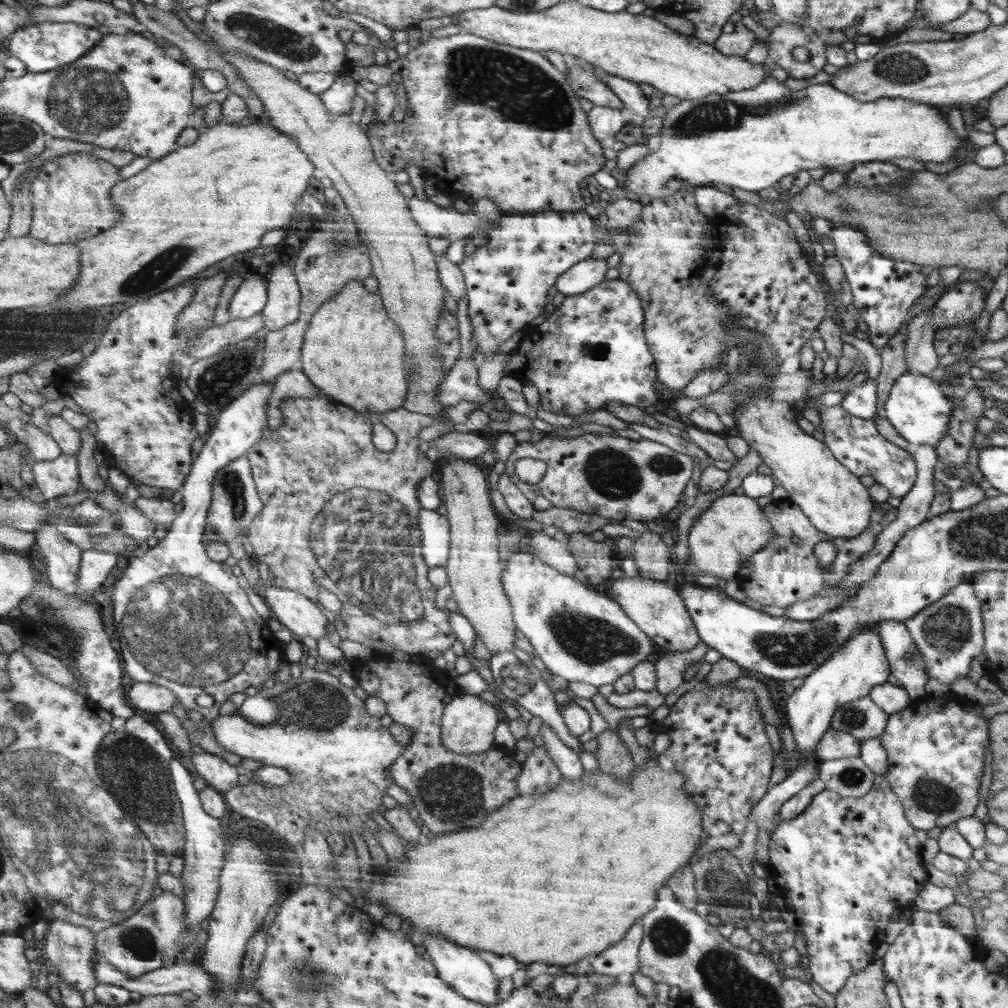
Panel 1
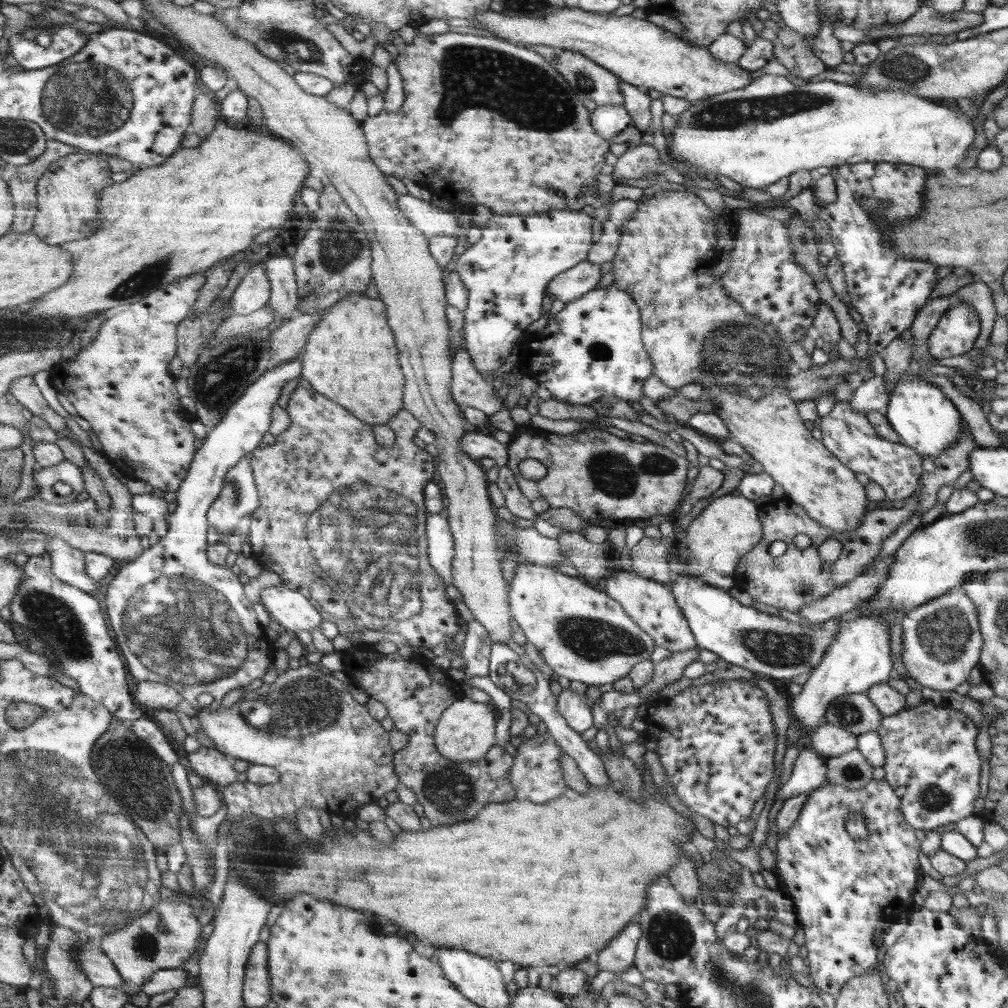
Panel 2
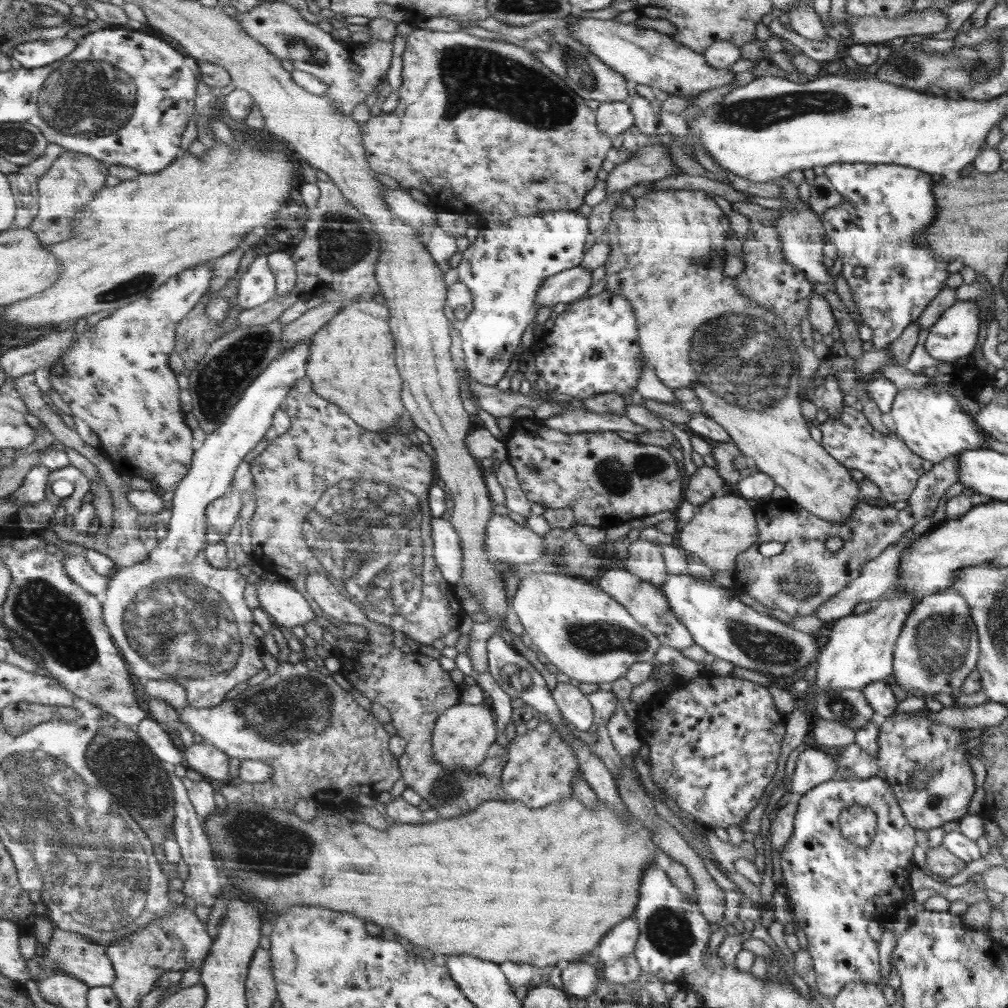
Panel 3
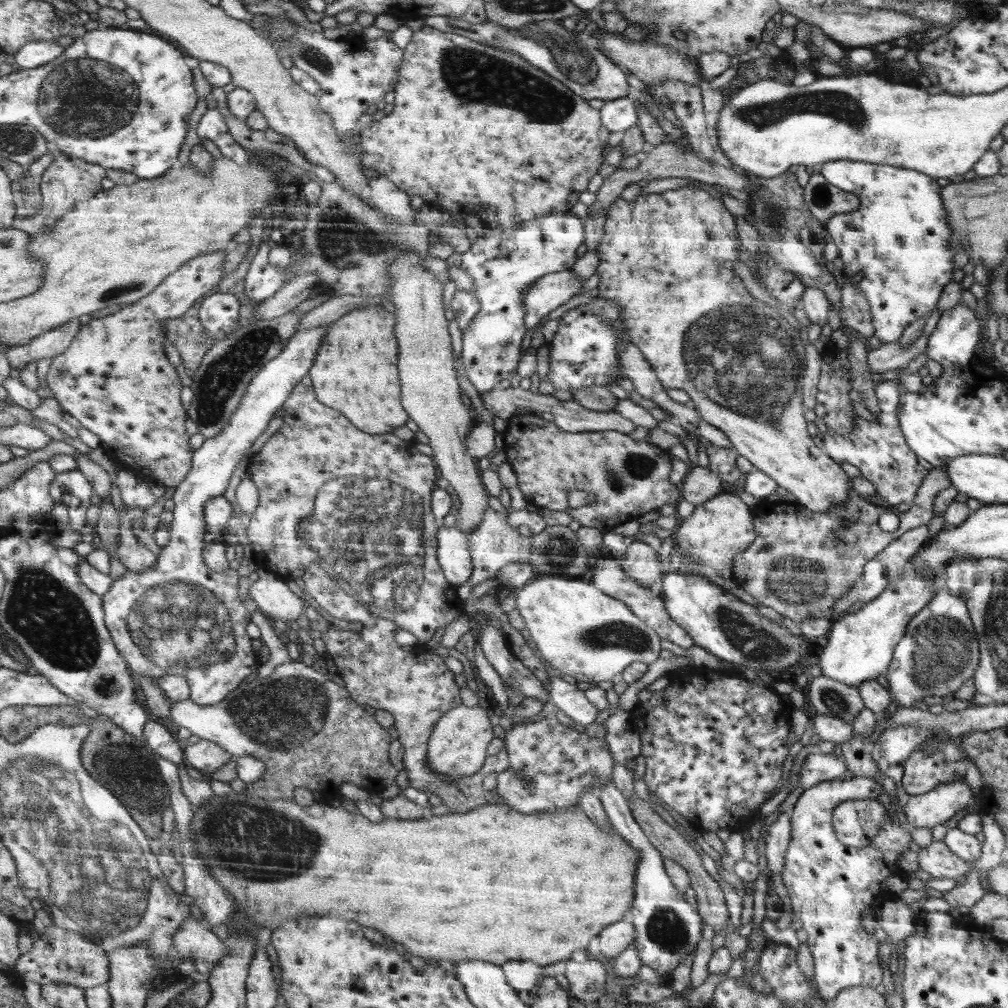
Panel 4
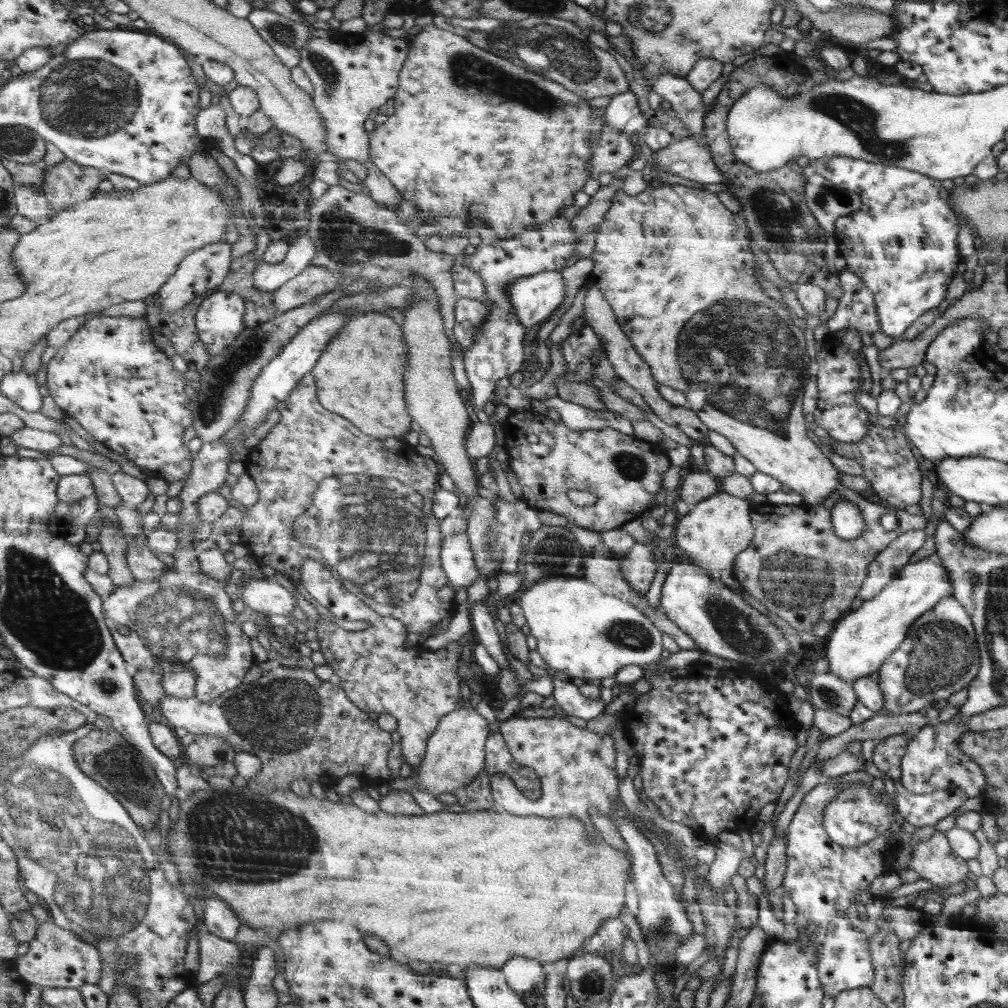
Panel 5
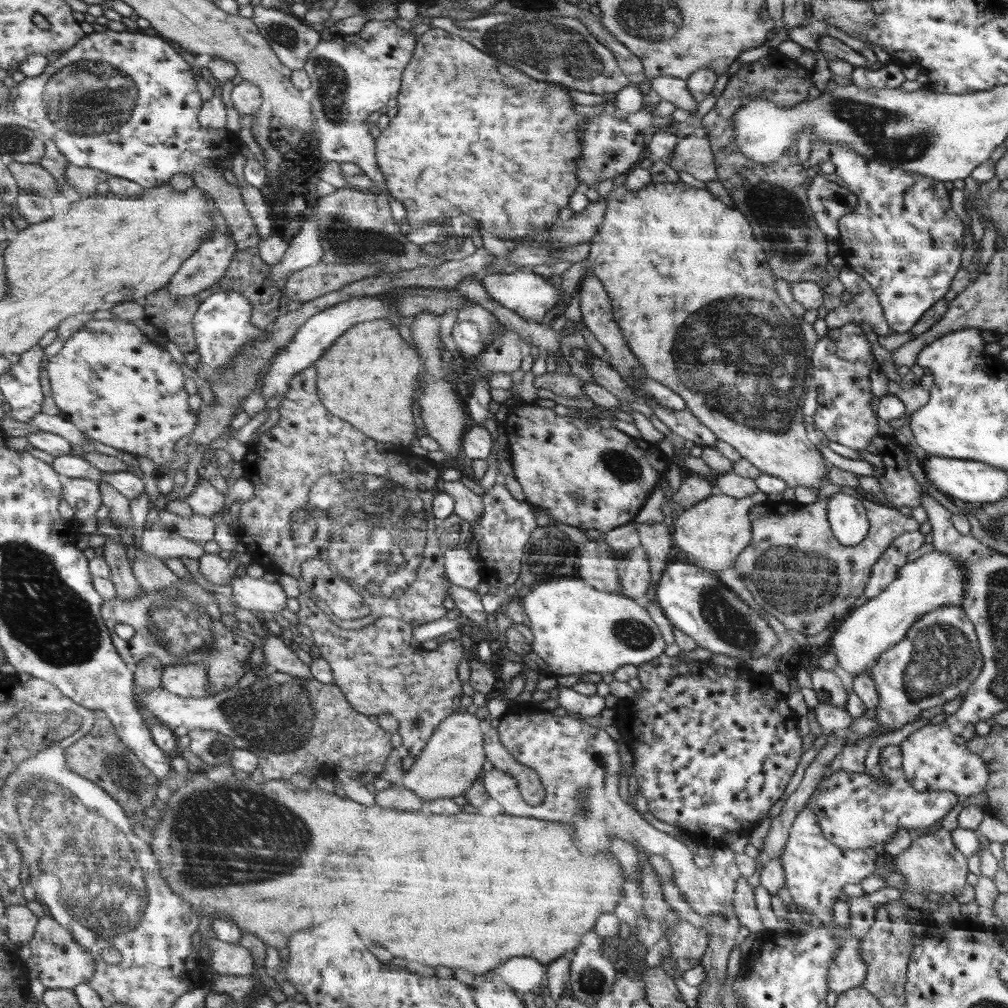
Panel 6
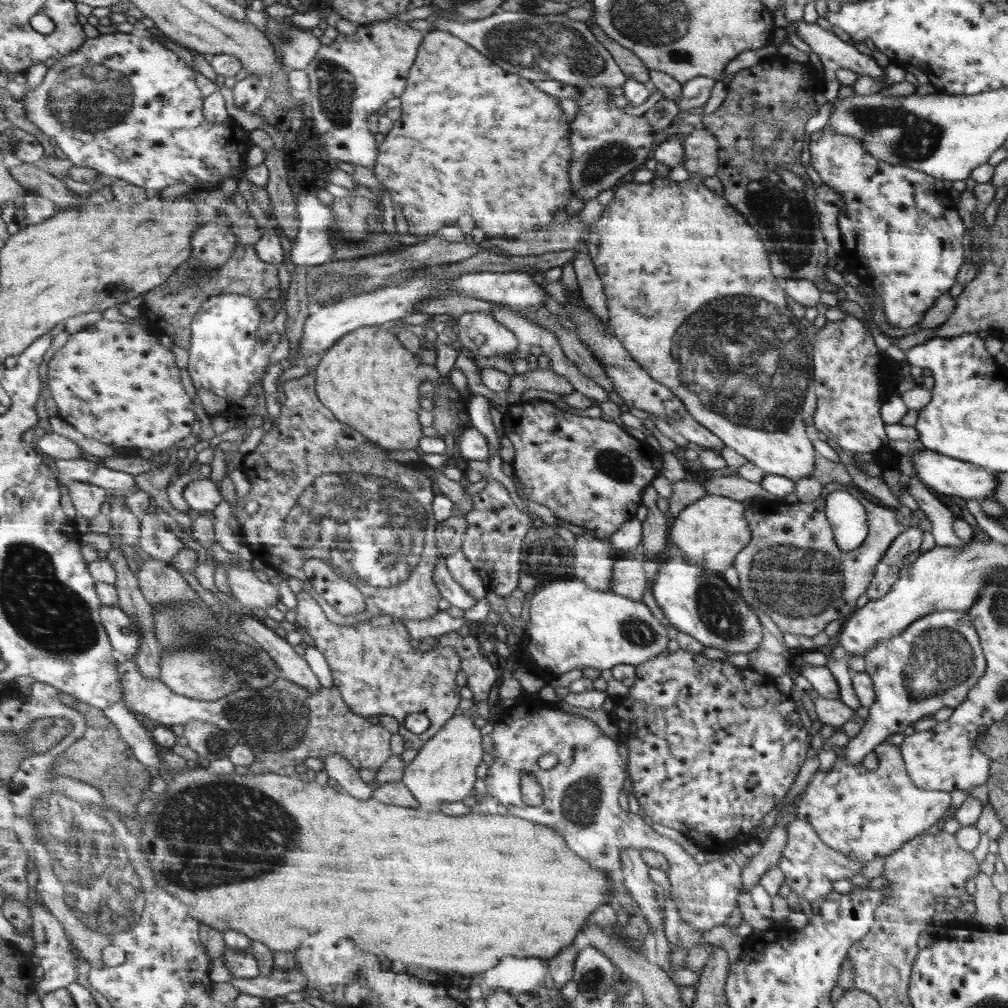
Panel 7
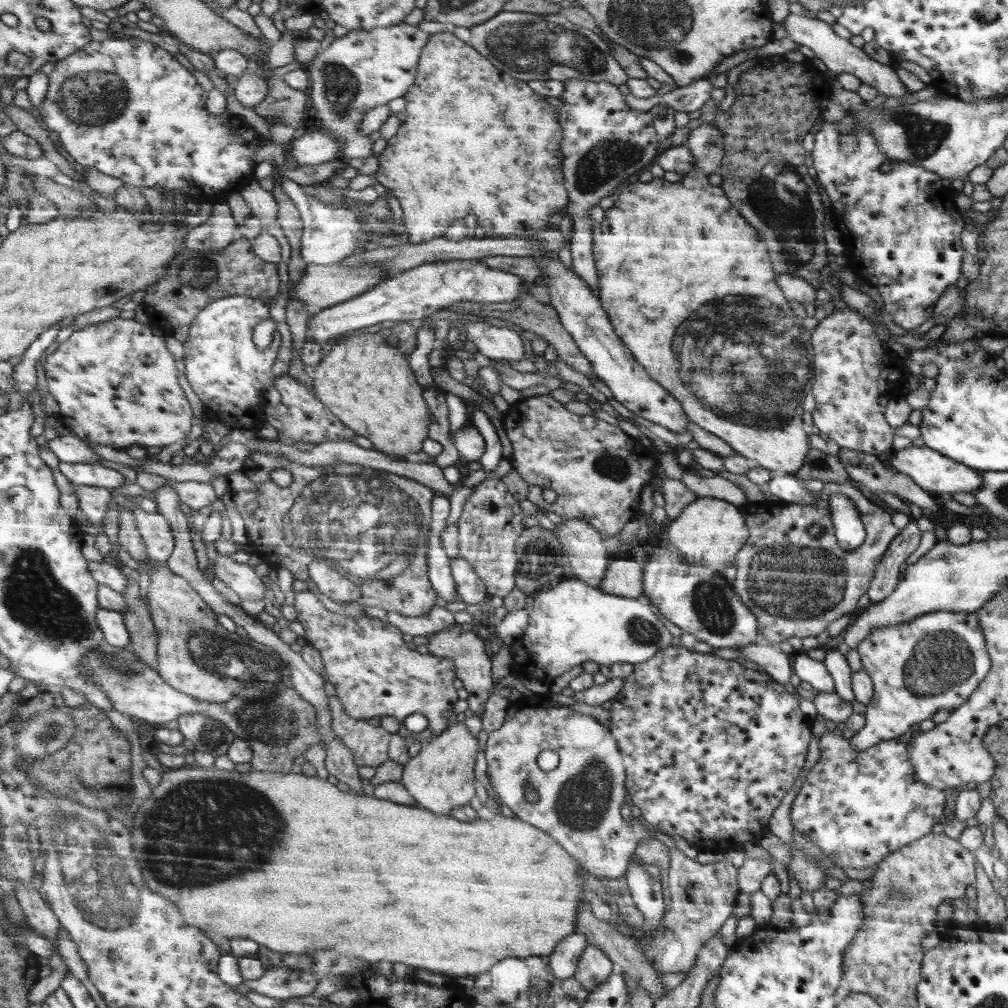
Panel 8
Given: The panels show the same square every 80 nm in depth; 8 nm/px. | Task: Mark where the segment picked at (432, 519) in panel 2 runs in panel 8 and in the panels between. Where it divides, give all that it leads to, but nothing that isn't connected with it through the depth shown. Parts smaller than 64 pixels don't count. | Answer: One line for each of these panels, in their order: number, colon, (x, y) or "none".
3: (449, 557)
4: (454, 554)
5: (457, 560)
6: (461, 568)
7: (463, 571)
8: (469, 586)

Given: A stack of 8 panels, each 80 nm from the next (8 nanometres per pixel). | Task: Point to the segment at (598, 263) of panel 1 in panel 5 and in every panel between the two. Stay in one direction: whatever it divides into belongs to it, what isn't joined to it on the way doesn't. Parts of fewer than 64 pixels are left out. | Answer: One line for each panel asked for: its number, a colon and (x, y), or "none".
2: (583, 278)
3: (567, 287)
4: (554, 289)
5: (534, 298)

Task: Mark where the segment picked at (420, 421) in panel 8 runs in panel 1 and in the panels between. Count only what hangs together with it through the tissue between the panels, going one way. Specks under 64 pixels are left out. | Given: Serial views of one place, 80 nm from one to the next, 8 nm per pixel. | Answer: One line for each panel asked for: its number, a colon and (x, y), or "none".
1: (352, 351)
2: (350, 356)
3: (351, 363)
4: (354, 372)
5: (360, 375)
6: (367, 377)
7: (367, 379)

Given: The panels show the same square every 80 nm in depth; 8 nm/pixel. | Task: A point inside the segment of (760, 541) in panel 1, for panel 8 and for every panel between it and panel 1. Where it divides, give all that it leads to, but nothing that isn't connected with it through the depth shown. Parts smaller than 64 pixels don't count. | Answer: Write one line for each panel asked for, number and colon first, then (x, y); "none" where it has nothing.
2: (728, 527)
3: (722, 528)
4: (718, 529)
5: (715, 530)
6: (713, 532)
7: (710, 532)
8: (709, 531)

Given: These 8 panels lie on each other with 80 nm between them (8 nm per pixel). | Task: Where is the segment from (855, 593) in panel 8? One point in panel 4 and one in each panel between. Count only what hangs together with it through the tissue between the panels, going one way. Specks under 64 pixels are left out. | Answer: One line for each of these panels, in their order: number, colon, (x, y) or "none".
4: (802, 561)
5: (798, 568)
6: (797, 571)
7: (793, 571)

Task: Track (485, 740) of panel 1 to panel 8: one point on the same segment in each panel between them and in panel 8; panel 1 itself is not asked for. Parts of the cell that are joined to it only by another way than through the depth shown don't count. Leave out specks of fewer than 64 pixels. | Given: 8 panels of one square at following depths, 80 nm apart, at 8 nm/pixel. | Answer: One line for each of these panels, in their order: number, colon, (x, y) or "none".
2: (465, 732)
3: (464, 733)
4: (457, 748)
5: (455, 754)
6: (449, 764)
7: (444, 770)
8: (441, 777)

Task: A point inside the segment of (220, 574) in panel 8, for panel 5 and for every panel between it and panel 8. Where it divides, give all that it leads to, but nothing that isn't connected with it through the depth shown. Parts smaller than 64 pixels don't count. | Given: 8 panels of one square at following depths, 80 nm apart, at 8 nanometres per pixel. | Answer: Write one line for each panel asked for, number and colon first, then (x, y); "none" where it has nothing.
5: (266, 596)
6: (257, 595)
7: (250, 592)

